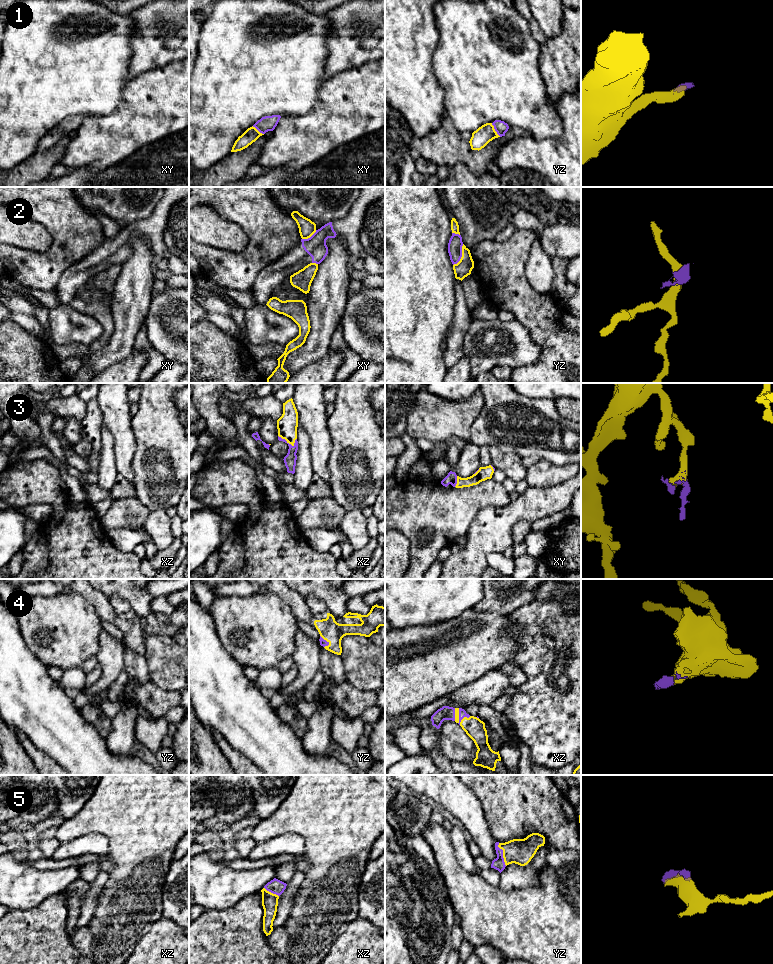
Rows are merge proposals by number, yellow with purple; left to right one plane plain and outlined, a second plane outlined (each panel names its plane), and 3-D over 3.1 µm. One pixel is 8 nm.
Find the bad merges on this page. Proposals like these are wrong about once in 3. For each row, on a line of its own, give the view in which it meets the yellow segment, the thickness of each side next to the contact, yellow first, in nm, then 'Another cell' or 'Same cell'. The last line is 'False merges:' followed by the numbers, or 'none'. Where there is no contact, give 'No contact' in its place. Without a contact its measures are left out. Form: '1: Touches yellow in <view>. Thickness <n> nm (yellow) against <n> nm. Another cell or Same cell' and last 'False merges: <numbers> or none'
1: Touches yellow in yz. Thickness 150 nm (yellow) against 100 nm. Same cell
2: Touches yellow in yz. Thickness 140 nm (yellow) against 120 nm. Another cell
3: Touches yellow in xz. Thickness 170 nm (yellow) against 100 nm. Same cell
4: Touches yellow in yz. Thickness 170 nm (yellow) against 50 nm. Same cell
5: Touches yellow in yz. Thickness 200 nm (yellow) against 90 nm. Same cell
False merges: 2

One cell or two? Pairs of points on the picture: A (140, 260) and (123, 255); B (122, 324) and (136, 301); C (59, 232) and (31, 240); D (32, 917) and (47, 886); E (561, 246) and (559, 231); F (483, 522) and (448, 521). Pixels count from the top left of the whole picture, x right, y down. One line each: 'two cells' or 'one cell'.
A: two cells
B: one cell
C: two cells
D: two cells
E: one cell
F: two cells

